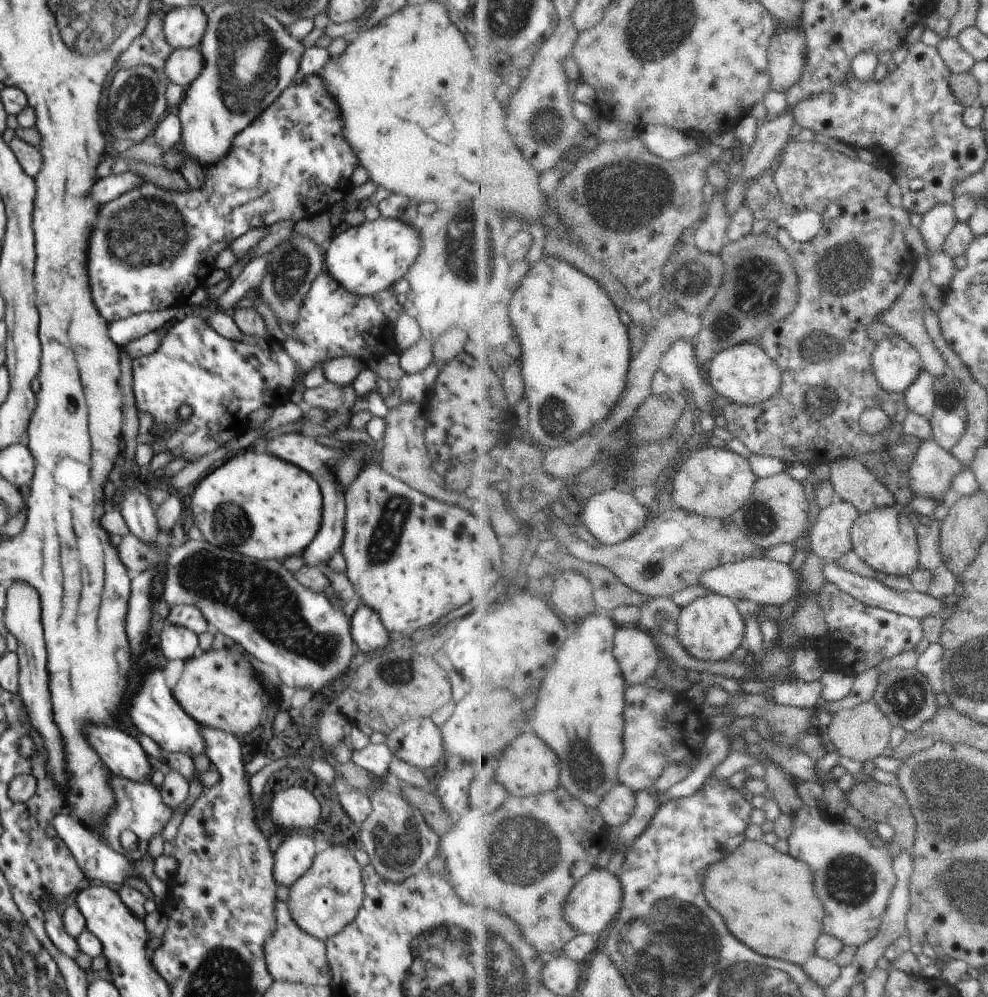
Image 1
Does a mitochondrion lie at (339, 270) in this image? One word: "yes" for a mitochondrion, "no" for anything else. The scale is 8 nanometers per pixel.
no

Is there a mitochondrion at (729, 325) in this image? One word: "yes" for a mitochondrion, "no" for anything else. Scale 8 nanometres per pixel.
yes

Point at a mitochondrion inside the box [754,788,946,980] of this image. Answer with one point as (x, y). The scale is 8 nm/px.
(848, 879)

